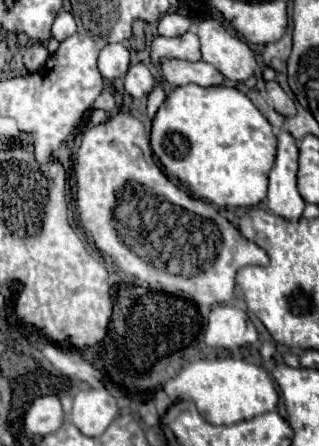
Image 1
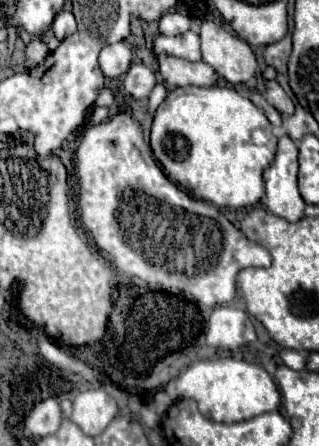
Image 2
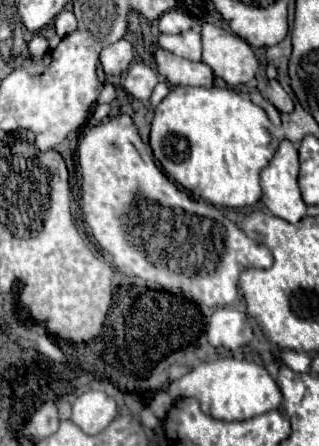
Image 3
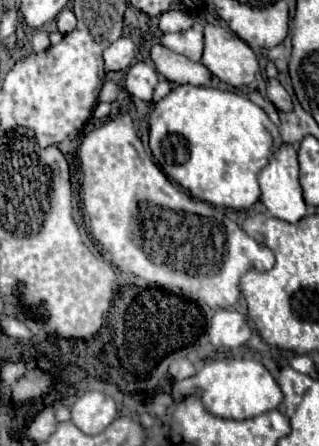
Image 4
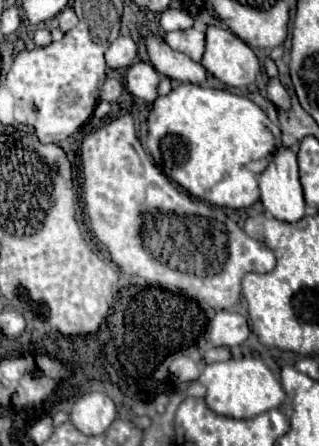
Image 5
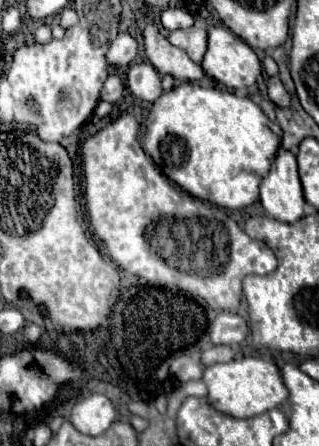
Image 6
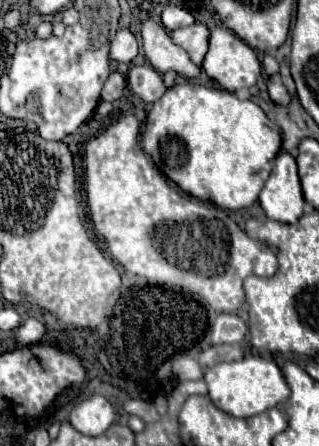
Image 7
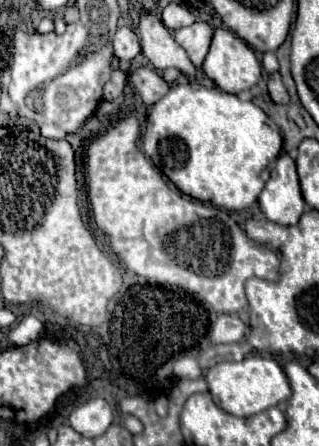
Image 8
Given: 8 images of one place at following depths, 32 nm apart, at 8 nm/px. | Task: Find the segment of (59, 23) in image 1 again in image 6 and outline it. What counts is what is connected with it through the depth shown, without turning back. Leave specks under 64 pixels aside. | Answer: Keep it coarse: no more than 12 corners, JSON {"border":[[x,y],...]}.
{"border":[[72,8],[60,14],[60,26],[64,30],[78,24],[78,14]]}

